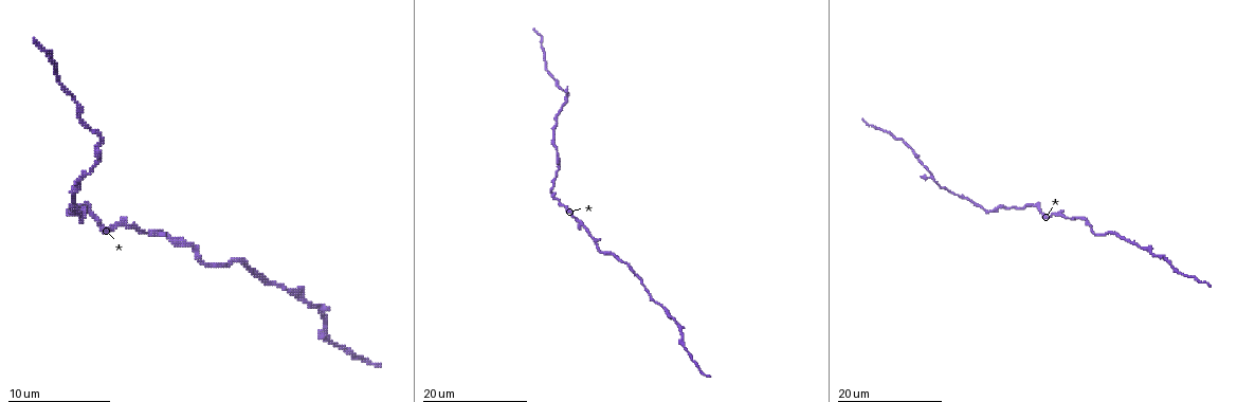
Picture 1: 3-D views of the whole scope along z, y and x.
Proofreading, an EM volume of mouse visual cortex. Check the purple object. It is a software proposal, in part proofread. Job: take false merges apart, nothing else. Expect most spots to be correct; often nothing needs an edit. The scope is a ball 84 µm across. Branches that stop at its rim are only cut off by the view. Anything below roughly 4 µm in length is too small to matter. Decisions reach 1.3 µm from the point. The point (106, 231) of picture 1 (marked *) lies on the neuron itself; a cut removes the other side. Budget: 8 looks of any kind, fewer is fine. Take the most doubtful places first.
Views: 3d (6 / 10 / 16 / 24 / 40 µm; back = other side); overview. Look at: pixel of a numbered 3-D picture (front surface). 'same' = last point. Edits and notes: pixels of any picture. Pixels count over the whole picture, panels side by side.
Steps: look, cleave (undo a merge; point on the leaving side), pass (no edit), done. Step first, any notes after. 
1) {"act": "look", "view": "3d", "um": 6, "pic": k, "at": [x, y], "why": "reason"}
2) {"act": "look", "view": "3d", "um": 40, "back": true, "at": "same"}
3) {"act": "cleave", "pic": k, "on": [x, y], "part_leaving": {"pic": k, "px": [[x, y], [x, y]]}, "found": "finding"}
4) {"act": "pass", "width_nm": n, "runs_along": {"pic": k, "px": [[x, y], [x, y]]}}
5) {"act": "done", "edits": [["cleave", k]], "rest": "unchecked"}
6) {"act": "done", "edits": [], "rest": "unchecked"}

{"act": "look", "view": "3d", "um": 24, "pic": 1, "at": [558, 159], "why": "thick turns thin"}

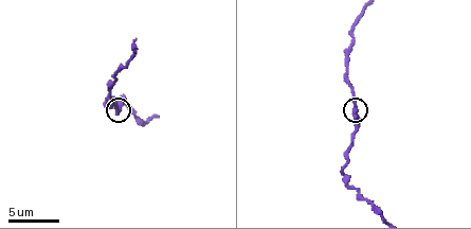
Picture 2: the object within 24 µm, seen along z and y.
{"act": "look", "view": "3d", "um": 10, "pic": 2, "at": [356, 109]}

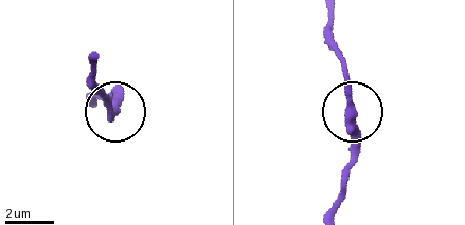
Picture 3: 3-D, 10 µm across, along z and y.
{"act": "pass", "found": "continuous, no second neuron"}

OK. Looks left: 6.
{"act": "look", "view": "3d", "um": 24, "pic": 1, "at": [683, 346], "why": "thick turns thin"}

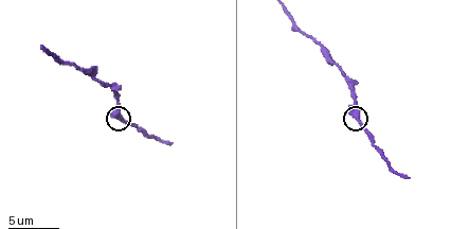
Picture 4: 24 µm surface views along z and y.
{"act": "look", "view": "3d", "um": 6, "pic": 4, "at": [358, 120], "why": "closer look"}

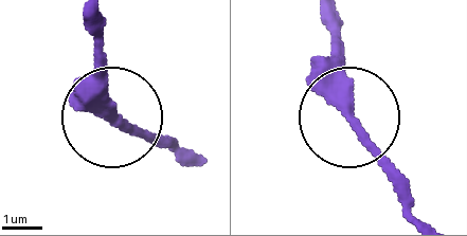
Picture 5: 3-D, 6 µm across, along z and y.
{"act": "pass", "runs_along": {"pic": 5, "px": [[86, 25], [100, 104], [171, 144]]}, "found": "continuous, no second neuron"}

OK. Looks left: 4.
{"act": "look", "view": "3d", "um": 24, "pic": 1, "at": [931, 170], "why": "sudden change in width"}

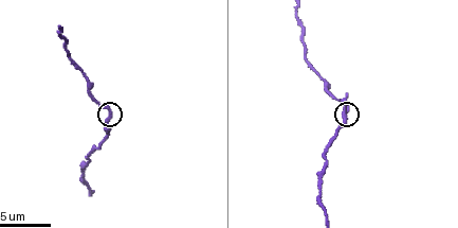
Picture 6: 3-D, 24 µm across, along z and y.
{"act": "look", "view": "3d", "um": 10, "pic": 6, "at": [110, 116], "why": "zoom in"}

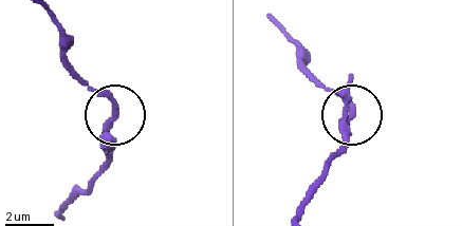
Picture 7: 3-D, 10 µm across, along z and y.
{"act": "pass", "width_nm": 210, "found": "continuous, no second neuron"}

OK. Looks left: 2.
{"act": "look", "view": "3d", "um": 10, "pic": 6, "at": [87, 81]}

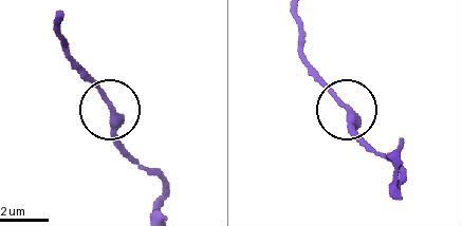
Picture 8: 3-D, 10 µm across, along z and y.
{"act": "look", "view": "3d", "um": 6, "pic": 8, "at": [112, 110]}

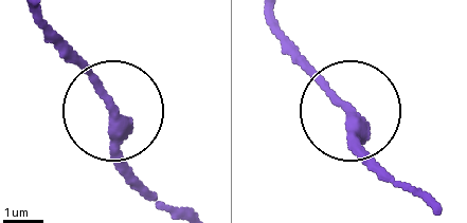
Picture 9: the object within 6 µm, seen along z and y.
{"act": "pass", "runs_along": {"pic": 9, "px": [[169, 205], [122, 155], [99, 85], [40, 28]]}, "found": "all the same neuron"}

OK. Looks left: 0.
{"act": "done", "edits": [], "rest": "unchecked"}

